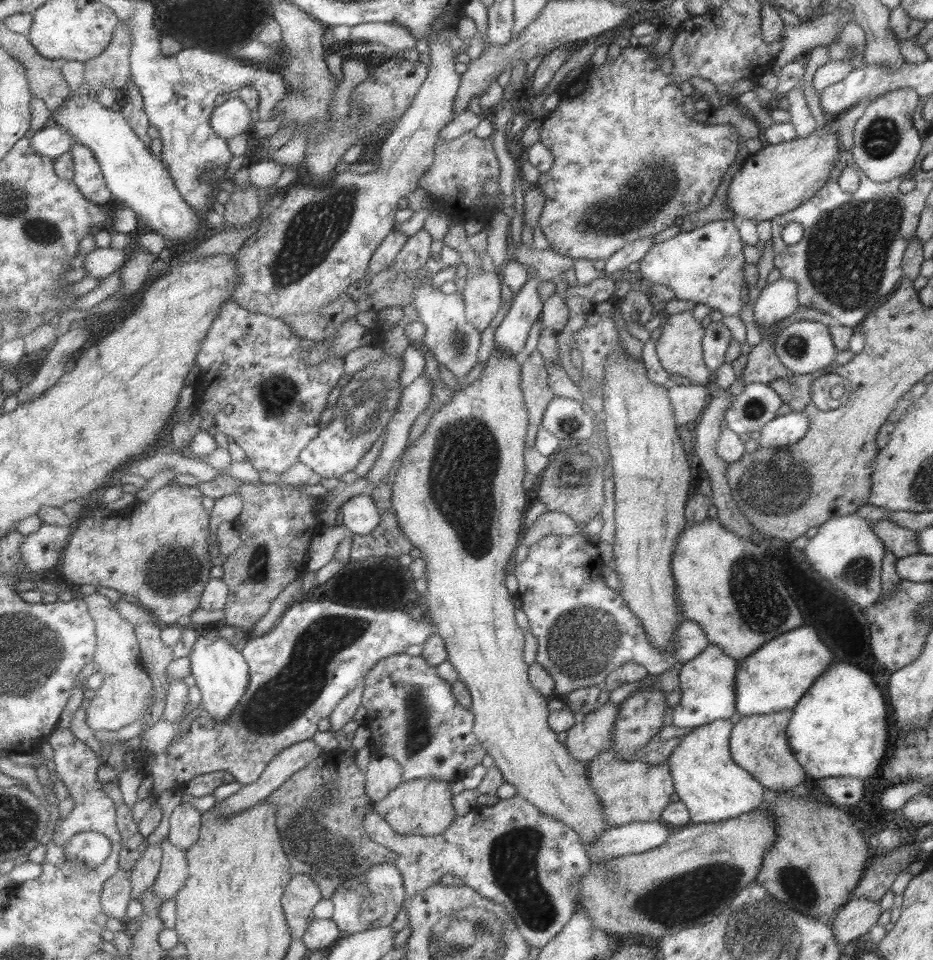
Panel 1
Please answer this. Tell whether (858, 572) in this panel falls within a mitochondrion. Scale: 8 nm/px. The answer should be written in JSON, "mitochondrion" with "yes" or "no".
{"mitochondrion":"yes"}

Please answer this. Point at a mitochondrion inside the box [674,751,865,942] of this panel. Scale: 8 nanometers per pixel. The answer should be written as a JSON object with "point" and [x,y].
{"point":[794,880]}

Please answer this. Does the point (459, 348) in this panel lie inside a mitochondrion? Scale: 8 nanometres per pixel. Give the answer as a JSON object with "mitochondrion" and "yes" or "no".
{"mitochondrion":"yes"}

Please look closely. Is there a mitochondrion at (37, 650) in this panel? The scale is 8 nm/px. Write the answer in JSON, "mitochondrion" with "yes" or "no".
{"mitochondrion":"yes"}

